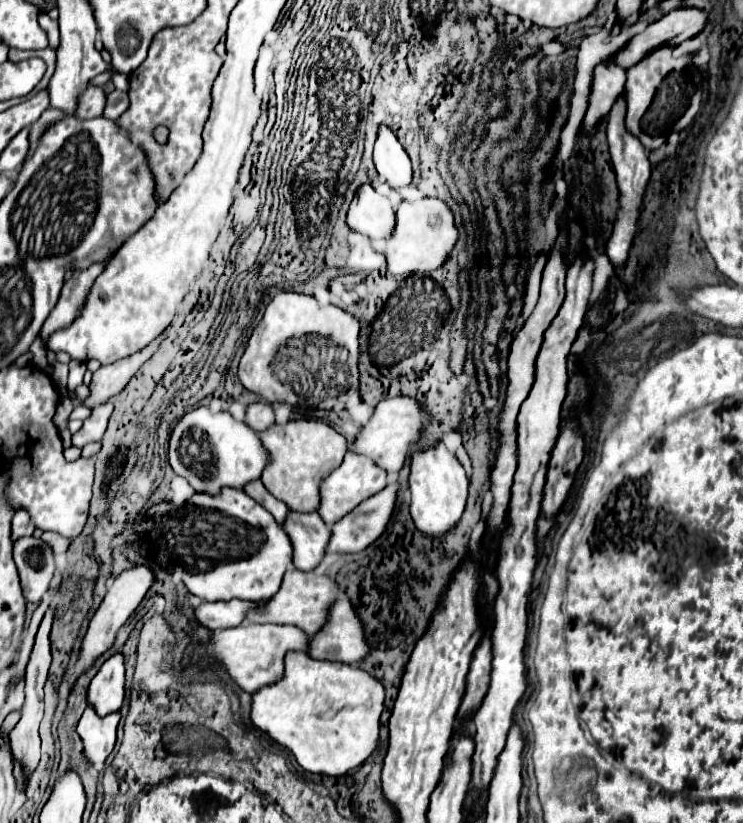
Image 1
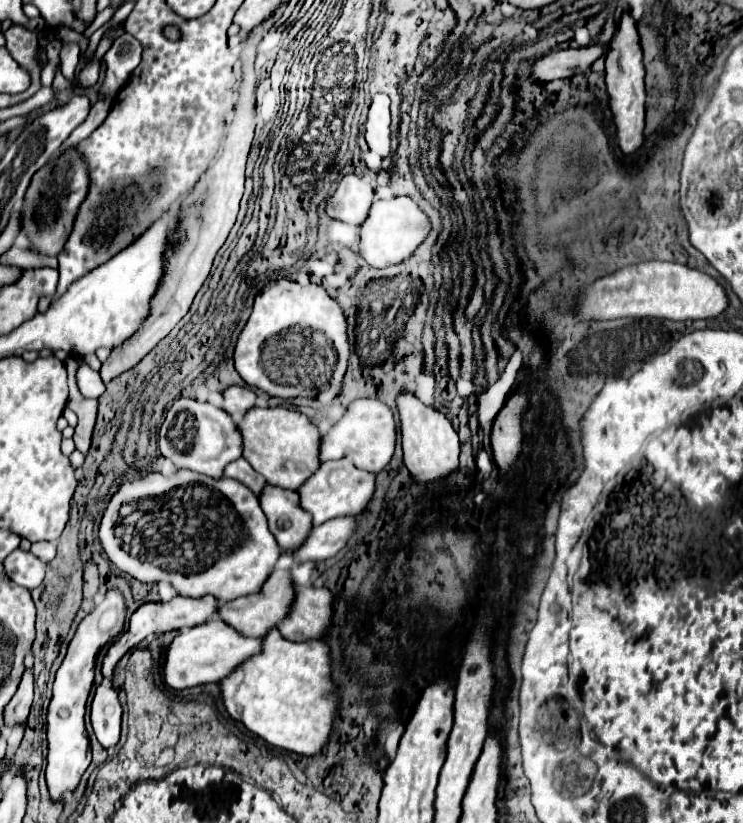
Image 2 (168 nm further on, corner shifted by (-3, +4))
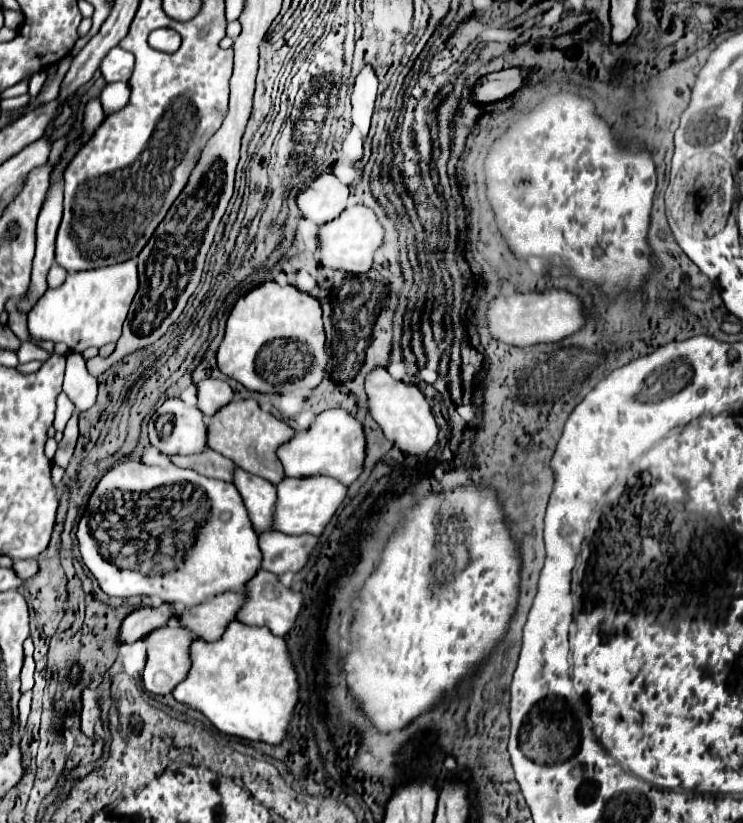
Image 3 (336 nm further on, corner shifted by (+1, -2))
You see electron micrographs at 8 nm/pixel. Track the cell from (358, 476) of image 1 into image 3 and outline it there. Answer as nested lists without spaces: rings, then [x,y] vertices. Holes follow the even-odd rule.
[[[317,475],[317,477],[301,477],[301,479],[285,479],[277,485],[279,505],[275,509],[275,529],[287,535],[321,535],[333,515],[339,511],[347,497],[347,487],[333,477]]]

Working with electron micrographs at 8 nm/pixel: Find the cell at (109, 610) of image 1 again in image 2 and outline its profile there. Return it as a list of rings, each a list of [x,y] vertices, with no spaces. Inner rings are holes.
[[[107,591],[105,599],[97,609],[93,609],[77,627],[75,637],[67,647],[67,655],[55,675],[53,699],[47,713],[47,787],[53,799],[63,799],[67,793],[75,791],[81,775],[91,763],[89,739],[85,731],[85,703],[93,685],[95,657],[99,649],[123,631],[125,623],[125,601],[121,591]]]

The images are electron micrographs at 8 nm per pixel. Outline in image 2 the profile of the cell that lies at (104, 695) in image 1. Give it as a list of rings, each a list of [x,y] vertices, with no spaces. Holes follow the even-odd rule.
[[[211,595],[207,597],[199,597],[199,599],[191,599],[191,597],[175,597],[171,601],[163,601],[163,603],[143,603],[129,619],[129,629],[125,633],[121,633],[113,645],[109,647],[105,659],[103,659],[103,677],[113,677],[113,669],[117,665],[117,661],[129,651],[133,649],[139,641],[143,641],[147,635],[161,635],[167,631],[181,631],[181,629],[189,629],[195,625],[205,623],[209,617],[213,617],[217,611],[217,601],[211,599]]]

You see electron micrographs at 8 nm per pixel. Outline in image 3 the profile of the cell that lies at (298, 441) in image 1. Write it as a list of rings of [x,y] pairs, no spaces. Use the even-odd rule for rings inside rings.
[[[235,399],[211,419],[209,423],[209,447],[223,457],[235,461],[235,465],[247,473],[267,479],[273,485],[279,485],[285,479],[285,469],[277,457],[277,449],[295,437],[295,429],[285,421],[279,421],[271,413],[261,411],[255,399]]]

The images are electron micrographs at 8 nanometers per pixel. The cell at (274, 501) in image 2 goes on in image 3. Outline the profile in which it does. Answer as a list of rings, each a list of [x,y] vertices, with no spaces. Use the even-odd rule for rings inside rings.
[[[241,469],[239,473],[235,473],[233,485],[239,489],[243,497],[243,503],[249,511],[255,531],[257,533],[273,531],[273,515],[275,515],[275,503],[277,503],[275,485]]]

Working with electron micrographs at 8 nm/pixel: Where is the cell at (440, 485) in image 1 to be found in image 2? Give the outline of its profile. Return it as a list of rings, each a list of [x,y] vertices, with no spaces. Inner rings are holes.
[[[401,391],[395,397],[397,409],[399,409],[399,421],[401,421],[401,441],[403,441],[403,463],[413,475],[413,479],[427,483],[427,481],[439,481],[447,477],[451,471],[459,465],[459,437],[447,417],[421,403],[413,393]]]

